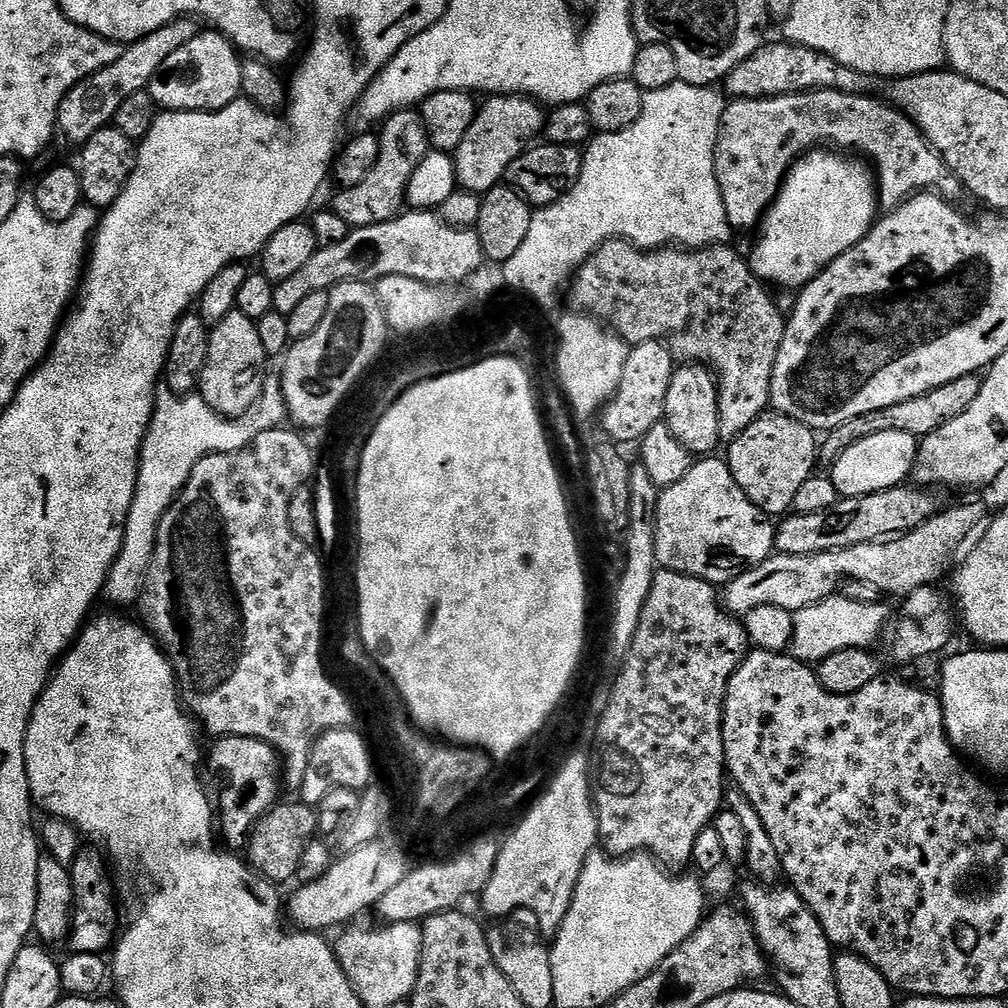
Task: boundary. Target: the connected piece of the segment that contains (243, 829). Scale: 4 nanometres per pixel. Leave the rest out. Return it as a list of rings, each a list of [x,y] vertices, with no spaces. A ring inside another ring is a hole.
[[[222,736],[215,741],[212,753],[207,753],[206,768],[212,771],[214,779],[220,783],[220,800],[218,796],[218,832],[229,849],[240,850],[248,843],[249,836],[256,823],[275,808],[282,793],[282,761],[272,747],[258,738],[242,738],[241,736]]]

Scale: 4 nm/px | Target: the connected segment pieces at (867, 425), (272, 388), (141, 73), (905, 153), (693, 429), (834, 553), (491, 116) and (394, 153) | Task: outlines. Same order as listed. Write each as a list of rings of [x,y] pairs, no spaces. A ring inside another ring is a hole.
[[[979,375],[963,376],[954,382],[946,382],[946,386],[938,386],[926,395],[918,398],[906,398],[906,402],[898,402],[894,406],[886,406],[883,410],[870,410],[870,414],[861,414],[859,418],[850,418],[850,422],[842,422],[842,426],[827,429],[825,438],[818,448],[818,460],[821,465],[830,466],[839,456],[846,454],[850,446],[862,442],[862,438],[870,438],[870,434],[886,434],[886,430],[902,430],[917,438],[926,437],[939,427],[945,426],[958,418],[977,398],[981,385]]]
[[[269,375],[262,394],[246,415],[225,417],[219,415],[199,394],[179,396],[166,386],[156,394],[155,410],[151,424],[140,448],[140,469],[134,502],[126,518],[124,537],[118,558],[108,575],[103,595],[112,604],[135,605],[144,587],[144,575],[148,573],[150,558],[156,545],[156,531],[166,510],[176,501],[176,495],[186,486],[194,466],[212,452],[234,453],[244,449],[258,434],[281,427],[287,417],[285,398],[279,375]]]
[[[181,18],[173,24],[167,24],[164,28],[146,34],[146,38],[127,45],[121,51],[118,62],[110,62],[110,66],[98,70],[85,80],[80,80],[69,90],[66,98],[62,98],[56,114],[59,135],[64,135],[68,140],[83,142],[89,140],[98,130],[109,127],[118,106],[122,106],[122,102],[126,102],[130,94],[145,91],[150,78],[158,74],[158,66],[162,66],[162,62],[166,62],[166,58],[170,58],[174,50],[186,46],[186,42],[190,42],[190,38],[194,38],[201,30],[201,25],[195,19]]]
[[[818,88],[815,92],[795,92],[789,96],[771,96],[761,100],[732,100],[724,109],[716,142],[716,177],[730,226],[737,233],[747,228],[755,229],[763,221],[768,207],[775,202],[789,168],[805,152],[820,150],[825,146],[848,154],[859,154],[874,165],[878,181],[878,204],[884,210],[896,208],[917,192],[939,189],[939,184],[950,180],[944,159],[928,145],[927,138],[921,134],[915,122],[883,99],[876,98],[872,94],[855,96],[829,88]]]
[[[684,362],[673,371],[670,378],[670,390],[666,390],[666,410],[664,411],[663,423],[668,425],[670,434],[686,446],[686,450],[692,453],[693,457],[704,458],[716,447],[722,444],[720,431],[718,430],[718,386],[716,377],[711,368],[695,362]]]
[[[960,504],[957,508],[946,509],[945,512],[944,509],[937,511],[935,516],[922,522],[922,526],[888,539],[862,542],[858,546],[846,546],[818,554],[790,554],[789,556],[773,554],[758,566],[746,570],[746,574],[738,574],[738,578],[731,580],[723,589],[722,604],[731,615],[737,618],[744,617],[747,612],[755,610],[758,606],[782,606],[782,610],[795,614],[802,611],[803,608],[809,608],[827,600],[843,585],[845,580],[870,582],[870,586],[878,586],[881,594],[888,595],[889,592],[892,596],[903,598],[909,596],[914,590],[935,585],[937,583],[935,580],[942,579],[944,575],[945,579],[954,568],[952,552],[958,551],[968,539],[971,541],[981,531],[982,525],[985,523],[983,520],[984,508],[982,505]]]
[[[492,96],[479,105],[470,130],[456,147],[456,183],[463,191],[483,194],[507,177],[508,167],[528,151],[544,127],[545,109],[526,96]]]
[[[419,111],[393,112],[378,128],[378,162],[374,162],[374,166],[370,166],[370,174],[366,174],[366,178],[362,182],[358,182],[358,186],[341,188],[335,193],[337,196],[330,204],[330,211],[342,218],[348,224],[349,229],[374,226],[378,222],[386,222],[399,216],[406,204],[410,174],[414,174],[418,162],[422,162],[422,158],[429,150],[428,131],[424,129],[424,119],[420,117]]]

